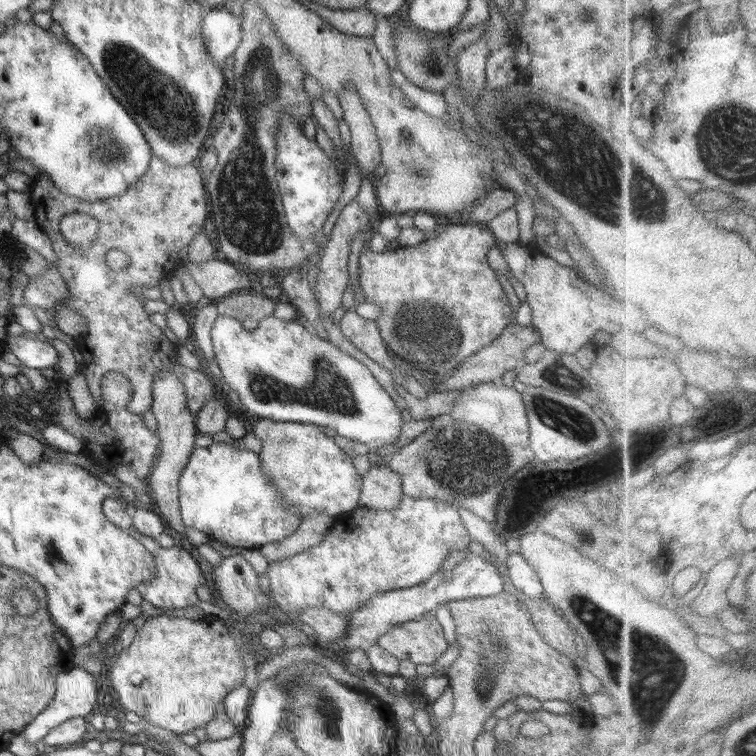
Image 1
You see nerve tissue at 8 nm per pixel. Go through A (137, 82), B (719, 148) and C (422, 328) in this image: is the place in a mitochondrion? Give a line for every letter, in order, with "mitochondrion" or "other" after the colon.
A: mitochondrion
B: mitochondrion
C: mitochondrion

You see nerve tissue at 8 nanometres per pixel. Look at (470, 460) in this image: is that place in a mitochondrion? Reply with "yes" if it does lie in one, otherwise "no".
yes

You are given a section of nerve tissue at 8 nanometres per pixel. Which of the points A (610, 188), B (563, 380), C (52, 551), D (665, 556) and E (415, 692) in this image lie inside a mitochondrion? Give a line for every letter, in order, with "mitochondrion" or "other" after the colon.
A: mitochondrion
B: mitochondrion
C: mitochondrion
D: other
E: other

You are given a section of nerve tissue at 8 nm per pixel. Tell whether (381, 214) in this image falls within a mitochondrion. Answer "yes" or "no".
no

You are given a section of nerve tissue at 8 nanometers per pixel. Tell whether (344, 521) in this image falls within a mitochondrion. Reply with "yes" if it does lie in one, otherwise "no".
no

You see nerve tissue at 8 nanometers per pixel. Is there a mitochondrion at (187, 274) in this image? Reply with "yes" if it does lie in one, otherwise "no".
no

